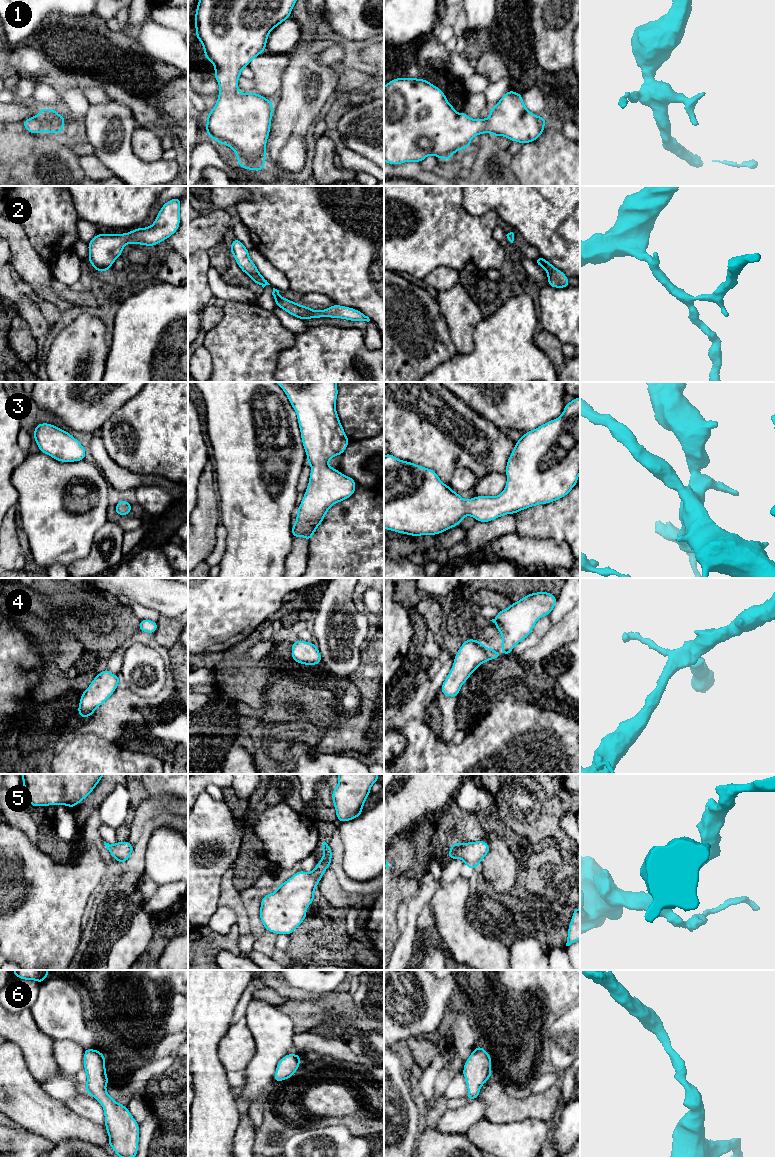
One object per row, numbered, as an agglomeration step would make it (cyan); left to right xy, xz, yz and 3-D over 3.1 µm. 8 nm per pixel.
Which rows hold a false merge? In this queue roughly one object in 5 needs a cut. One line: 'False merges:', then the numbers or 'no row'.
False merges: no row

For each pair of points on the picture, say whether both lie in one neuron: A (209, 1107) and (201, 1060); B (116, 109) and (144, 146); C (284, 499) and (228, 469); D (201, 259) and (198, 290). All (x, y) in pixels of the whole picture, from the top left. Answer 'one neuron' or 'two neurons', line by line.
A: one neuron
B: two neurons
C: one neuron
D: one neuron

